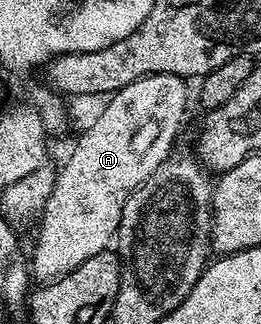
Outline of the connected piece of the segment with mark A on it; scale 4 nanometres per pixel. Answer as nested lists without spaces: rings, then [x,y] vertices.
[[[156,72],[123,86],[104,101],[105,109],[78,138],[65,165],[62,168],[60,166],[50,197],[39,213],[41,225],[37,228],[33,256],[31,252],[31,272],[36,279],[38,276],[38,281],[57,280],[75,270],[75,266],[83,266],[83,262],[95,258],[95,254],[106,251],[114,243],[127,198],[140,184],[147,182],[147,178],[151,178],[151,174],[155,174],[158,166],[174,151],[173,138],[185,116],[185,107],[189,104],[189,92],[185,84],[186,81],[175,74]]]

